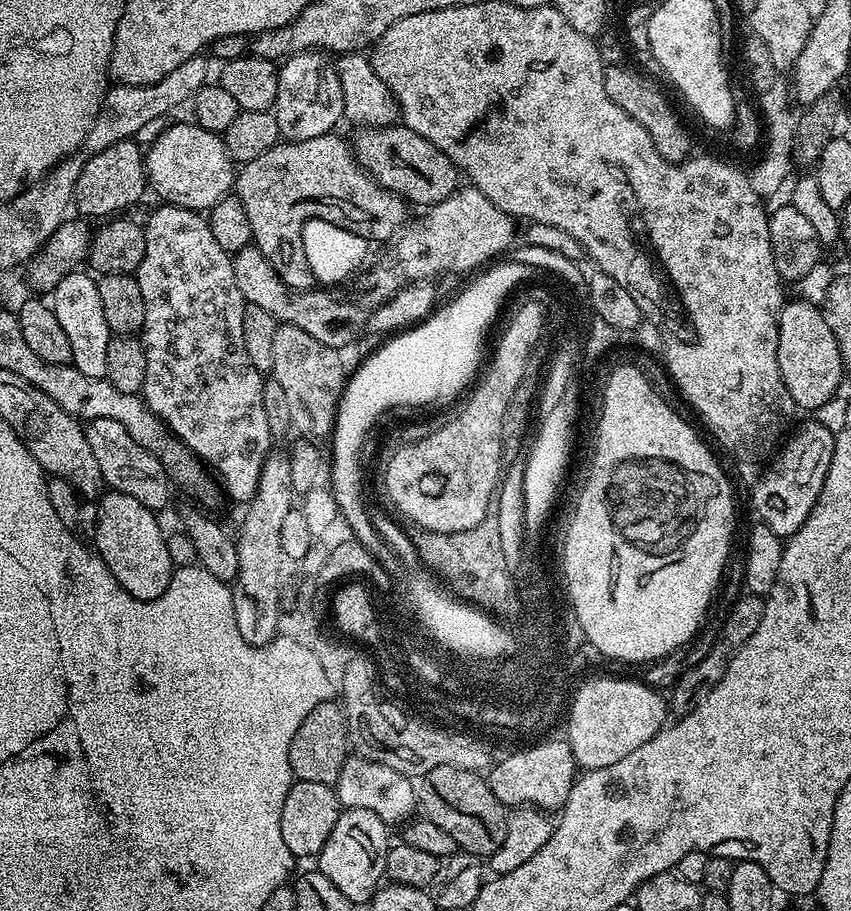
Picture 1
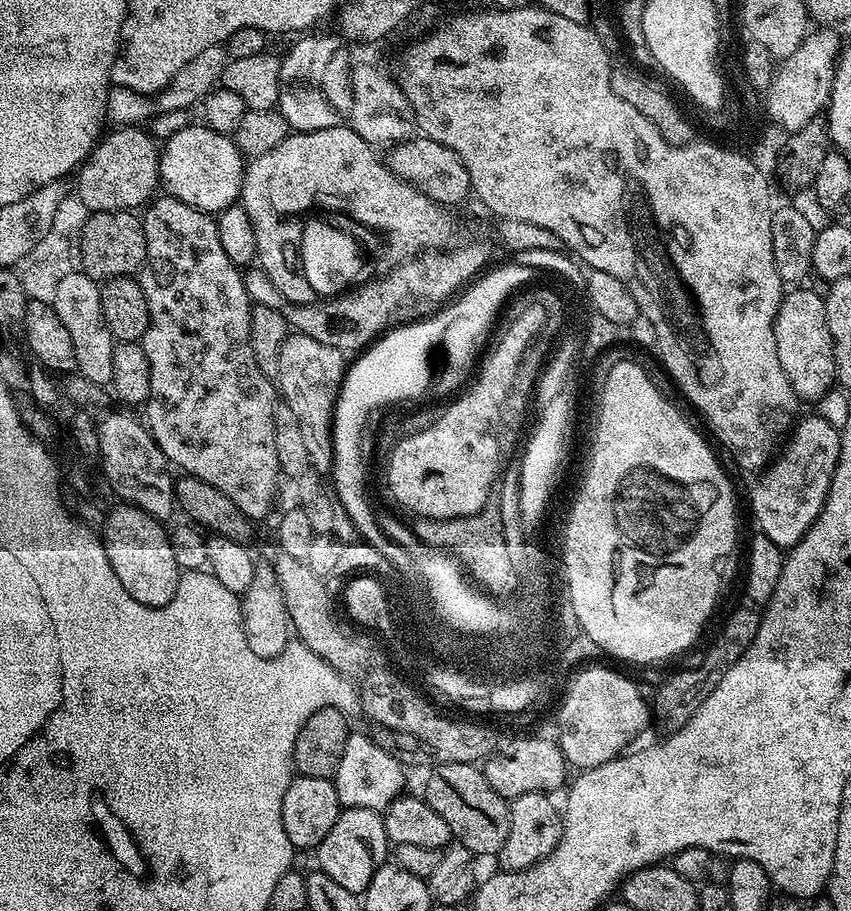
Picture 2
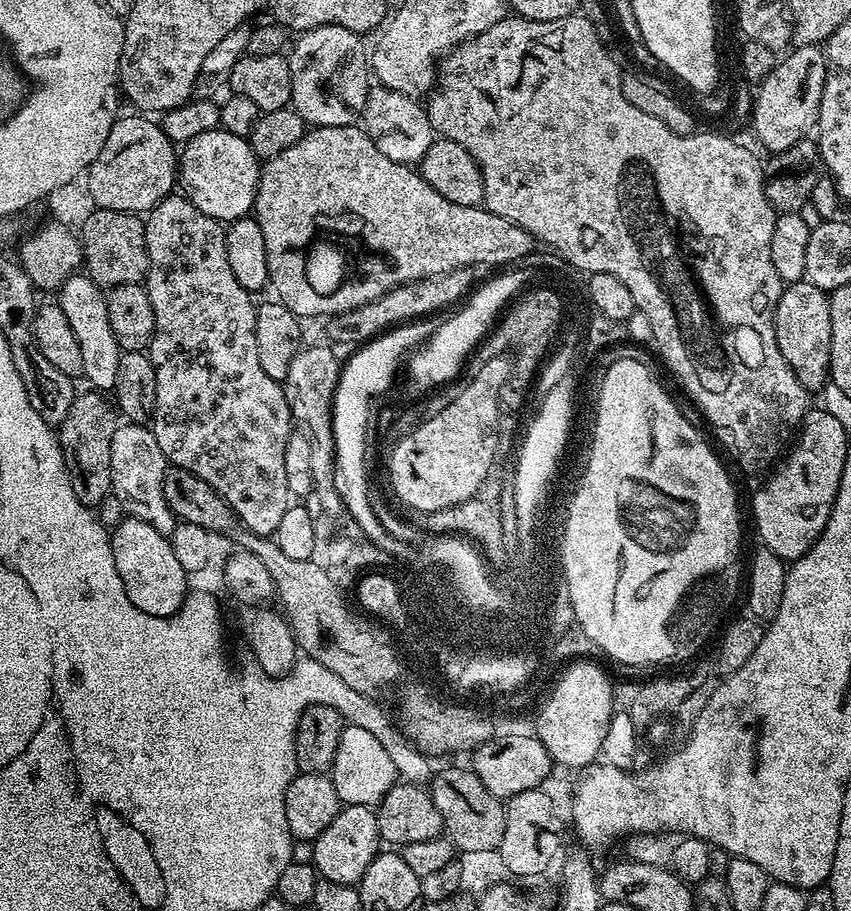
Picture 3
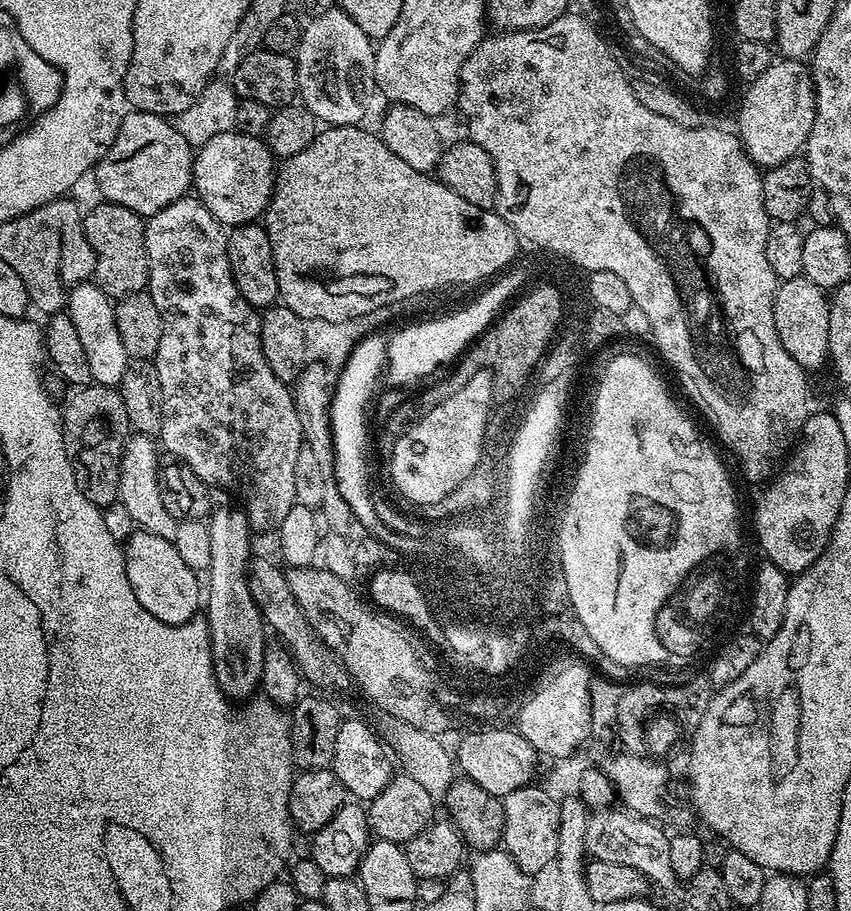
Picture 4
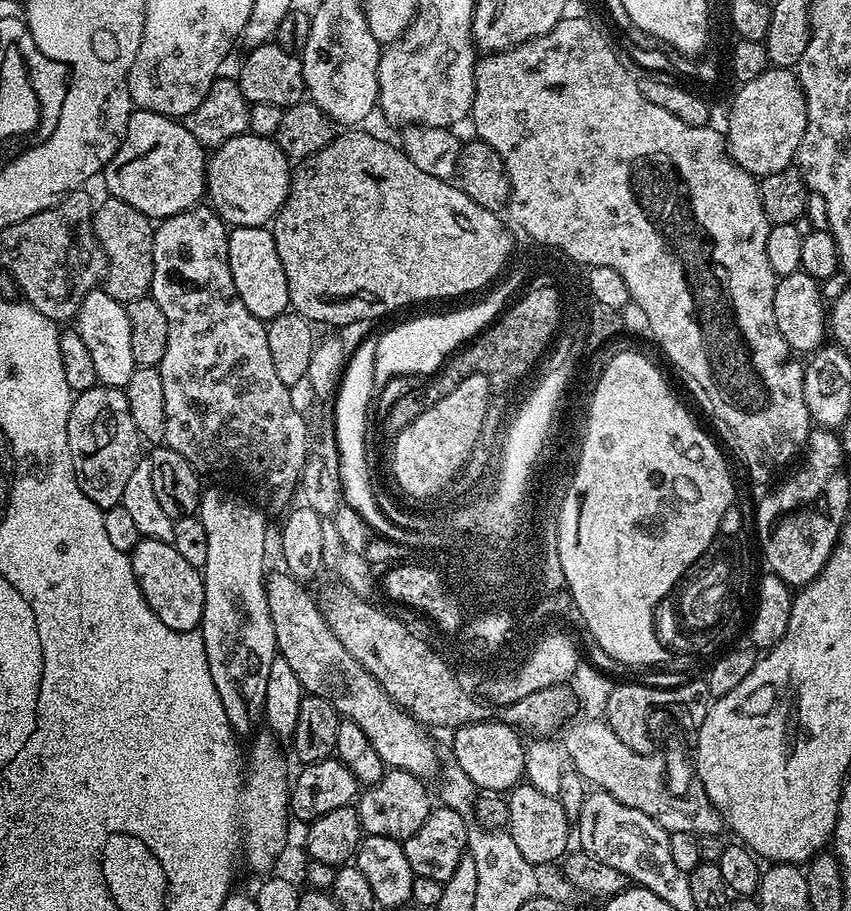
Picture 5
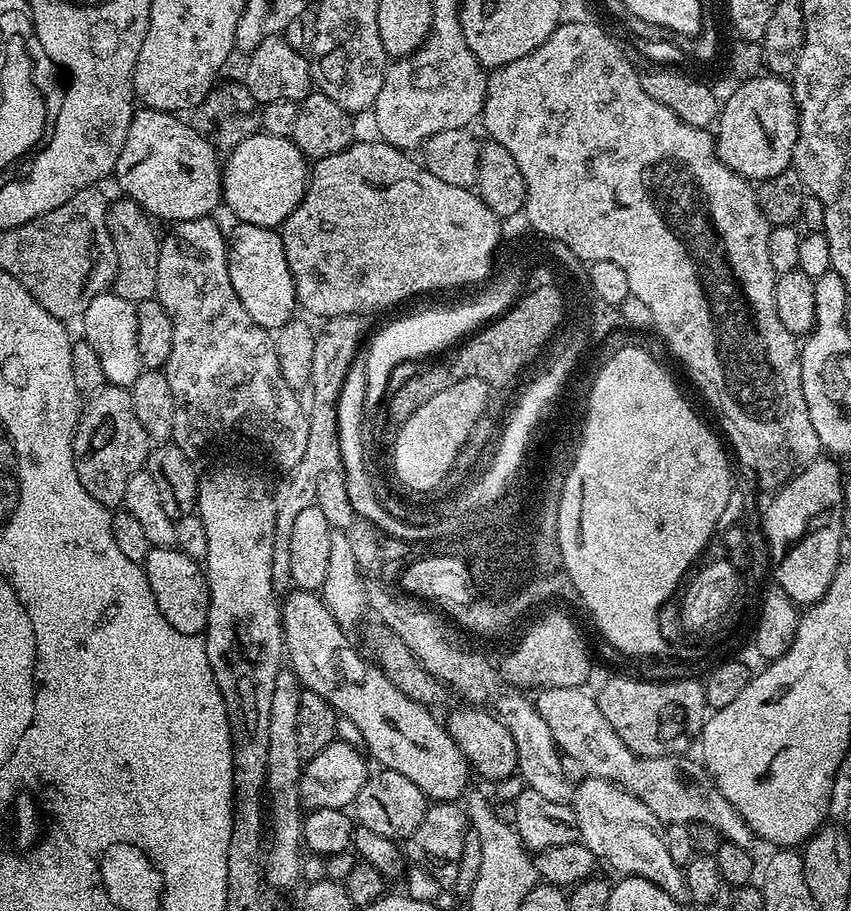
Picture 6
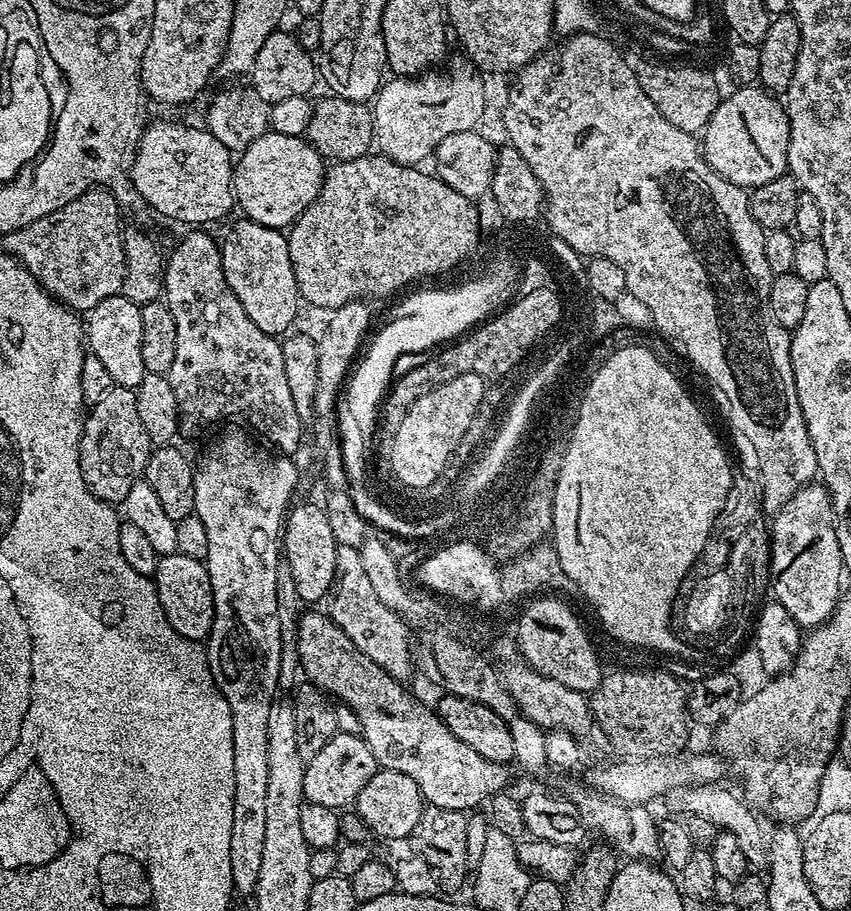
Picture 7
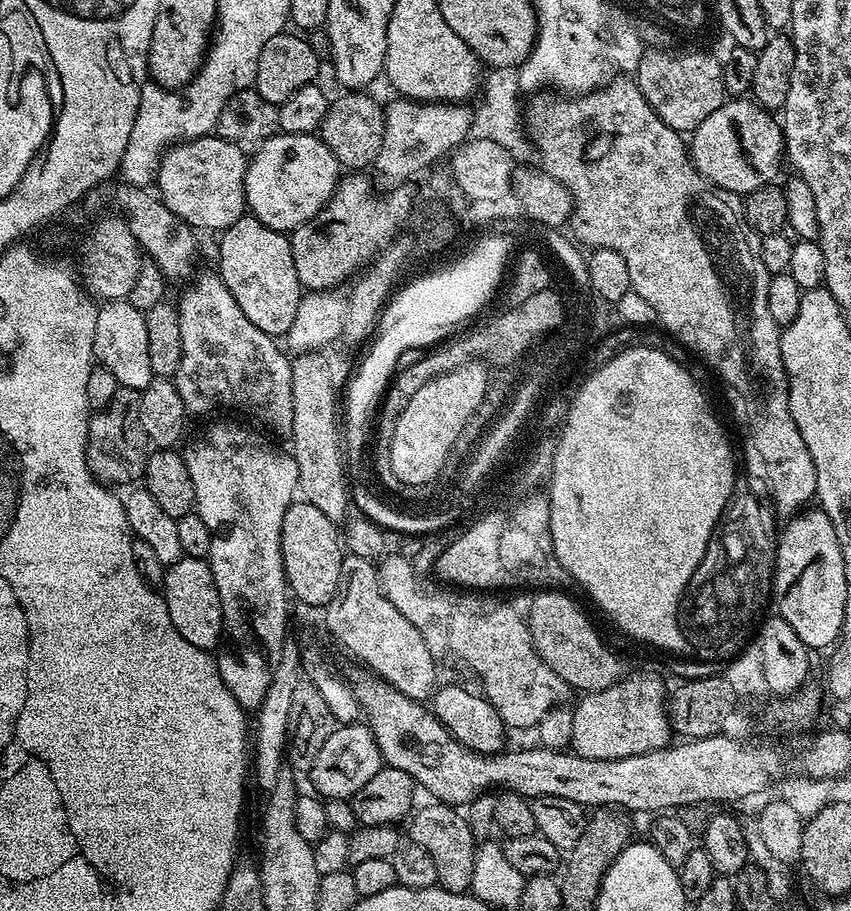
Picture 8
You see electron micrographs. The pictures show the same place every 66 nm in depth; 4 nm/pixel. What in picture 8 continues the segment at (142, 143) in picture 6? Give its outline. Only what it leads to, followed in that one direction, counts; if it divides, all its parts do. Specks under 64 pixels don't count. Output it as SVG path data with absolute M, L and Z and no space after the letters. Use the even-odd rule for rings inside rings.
M215 134L199 136L196 140L183 140L181 144L174 144L161 155L160 169L156 171L155 187L158 196L173 214L188 224L193 230L199 228L216 228L223 230L234 226L238 218L246 214L244 202L244 183L246 182L246 170L249 157L241 148L234 146L234 142L226 142Z

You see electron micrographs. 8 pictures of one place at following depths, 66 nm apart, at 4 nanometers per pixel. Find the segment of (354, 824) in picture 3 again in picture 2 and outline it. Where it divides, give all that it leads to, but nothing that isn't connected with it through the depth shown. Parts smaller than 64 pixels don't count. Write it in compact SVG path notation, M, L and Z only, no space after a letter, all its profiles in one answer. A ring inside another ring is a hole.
M344 808L338 822L334 822L330 834L314 849L319 871L324 872L338 886L362 894L370 886L370 878L386 863L390 856L388 835L384 829L384 817L374 810Z

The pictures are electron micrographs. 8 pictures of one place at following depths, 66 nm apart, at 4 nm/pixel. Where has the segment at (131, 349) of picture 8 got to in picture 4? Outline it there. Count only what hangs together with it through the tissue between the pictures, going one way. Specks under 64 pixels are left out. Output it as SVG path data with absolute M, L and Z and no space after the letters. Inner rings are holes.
M94 282L79 284L68 296L66 309L70 322L78 329L78 339L86 350L86 363L90 366L93 381L108 388L116 388L126 374L130 358L126 346L122 346L122 337L118 334L116 306L113 297L107 296Z

